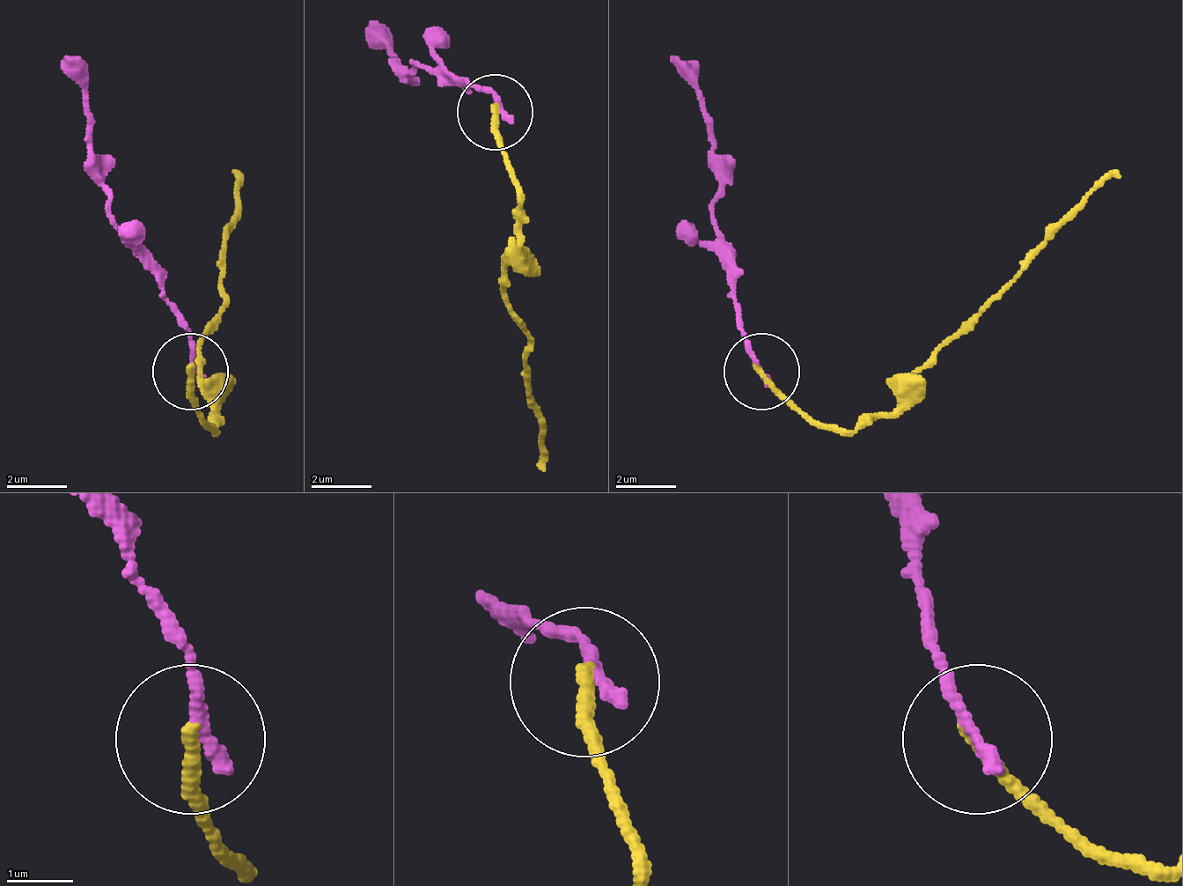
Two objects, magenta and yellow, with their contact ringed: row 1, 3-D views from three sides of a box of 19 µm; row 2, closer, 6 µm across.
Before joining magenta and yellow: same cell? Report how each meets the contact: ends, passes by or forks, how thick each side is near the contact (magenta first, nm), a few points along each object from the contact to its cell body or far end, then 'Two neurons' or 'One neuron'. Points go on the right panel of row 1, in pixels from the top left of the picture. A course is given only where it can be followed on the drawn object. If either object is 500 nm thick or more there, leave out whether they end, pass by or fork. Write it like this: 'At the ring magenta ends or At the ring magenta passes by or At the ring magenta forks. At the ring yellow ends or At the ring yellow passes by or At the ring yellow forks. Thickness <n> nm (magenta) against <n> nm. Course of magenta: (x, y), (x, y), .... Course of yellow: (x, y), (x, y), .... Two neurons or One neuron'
At the ring magenta ends. At the ring yellow ends. Thickness 240 nm (magenta) against 200 nm. Course of magenta: (763, 369), (732, 293), (732, 263), (710, 210), (710, 112), (672, 59). Course of yellow: (763, 369), (816, 423), (877, 423), (952, 339), (1119, 173). Two neurons

